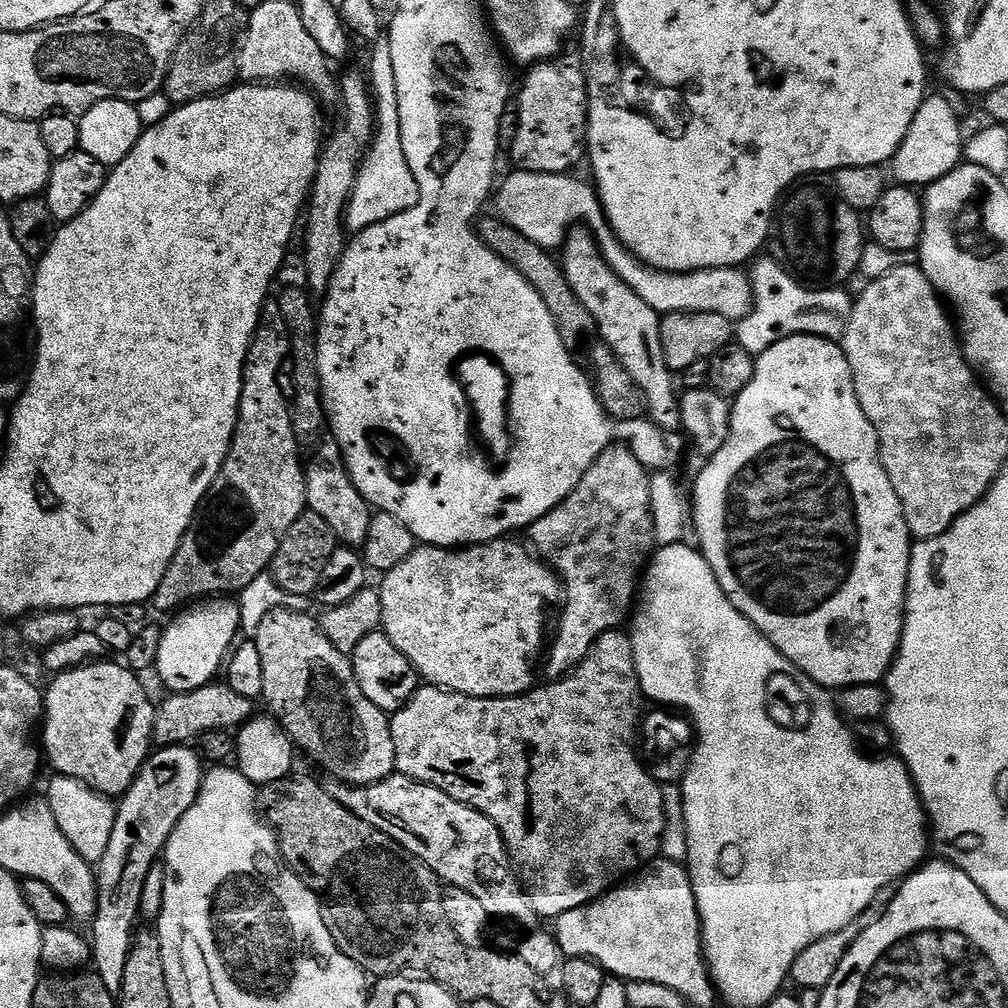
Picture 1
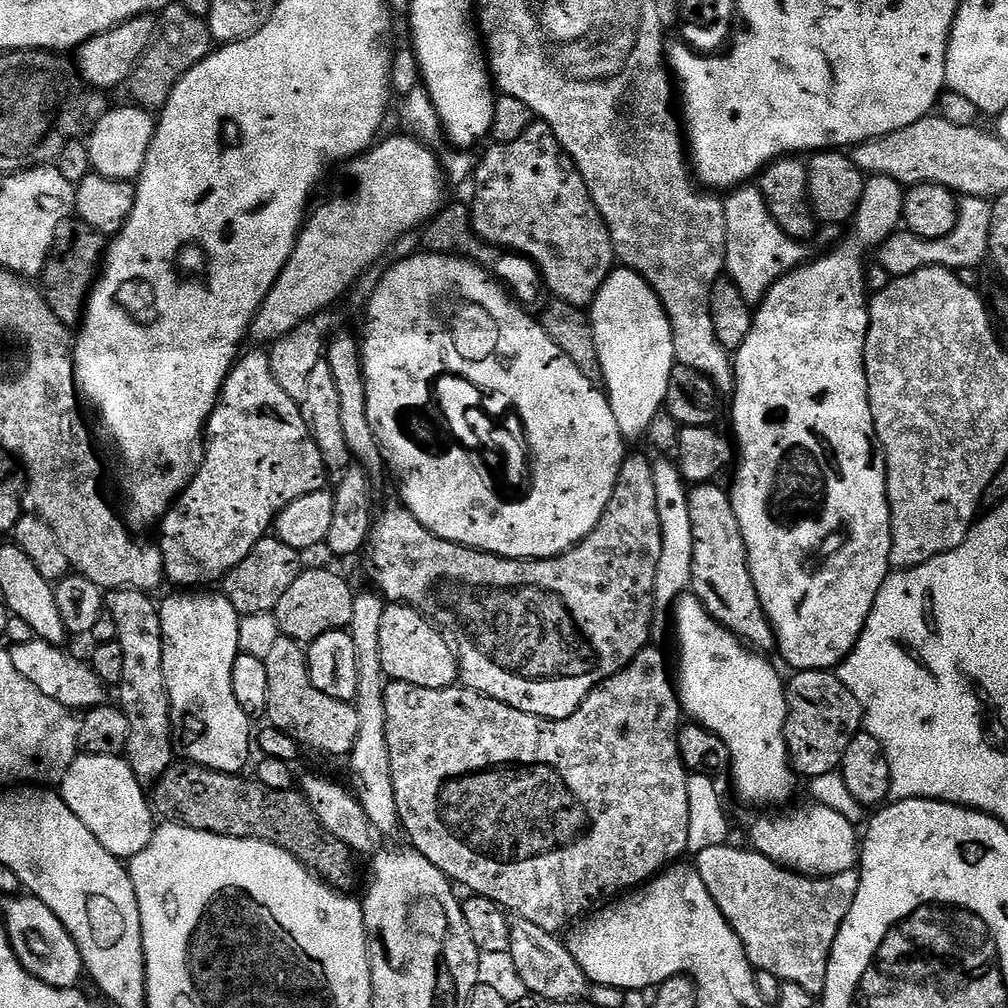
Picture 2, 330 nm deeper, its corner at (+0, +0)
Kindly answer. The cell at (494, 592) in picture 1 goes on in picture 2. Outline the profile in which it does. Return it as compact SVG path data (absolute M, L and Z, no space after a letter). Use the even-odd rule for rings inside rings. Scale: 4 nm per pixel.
M389 603L382 614L382 670L389 681L406 682L410 686L422 686L426 690L442 690L457 683L460 666L453 645L416 608L409 604Z

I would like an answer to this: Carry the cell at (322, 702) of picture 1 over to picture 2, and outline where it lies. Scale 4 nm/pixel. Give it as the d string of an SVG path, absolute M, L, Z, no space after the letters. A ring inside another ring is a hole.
M281 636L263 660L270 678L270 702L266 720L271 727L284 731L305 749L325 752L328 756L347 757L358 738L358 714L347 700L329 698L310 682L308 657L298 641Z

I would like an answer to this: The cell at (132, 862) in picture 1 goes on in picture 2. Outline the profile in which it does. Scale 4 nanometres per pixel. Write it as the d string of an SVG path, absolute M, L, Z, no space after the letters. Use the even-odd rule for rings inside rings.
M180 590L163 605L159 605L161 638L164 653L165 686L169 698L169 714L172 716L171 739L174 752L181 761L197 764L199 768L209 768L212 772L243 773L248 759L254 755L253 721L238 706L230 682L236 657L241 655L238 646L238 626L240 613L230 606L230 602L216 590Z

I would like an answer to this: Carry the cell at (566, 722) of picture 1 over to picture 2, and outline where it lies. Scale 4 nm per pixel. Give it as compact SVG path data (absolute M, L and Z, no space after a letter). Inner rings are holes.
M655 646L641 650L621 672L602 681L584 699L582 706L570 714L570 718L561 720L547 720L514 710L463 686L426 690L422 686L410 686L406 682L393 680L385 687L384 701L386 746L394 782L394 802L400 815L399 827L404 828L405 834L412 839L409 840L411 847L438 866L438 870L442 870L453 885L465 884L469 893L498 902L513 917L534 922L534 926L542 926L542 930L553 934L563 933L569 925L591 913L597 906L647 884L652 877L659 876L665 868L677 863L683 857L680 855L688 852L690 798L686 790L690 773L678 750L678 734L682 727L680 694L673 673L672 676L668 673L667 658Z

